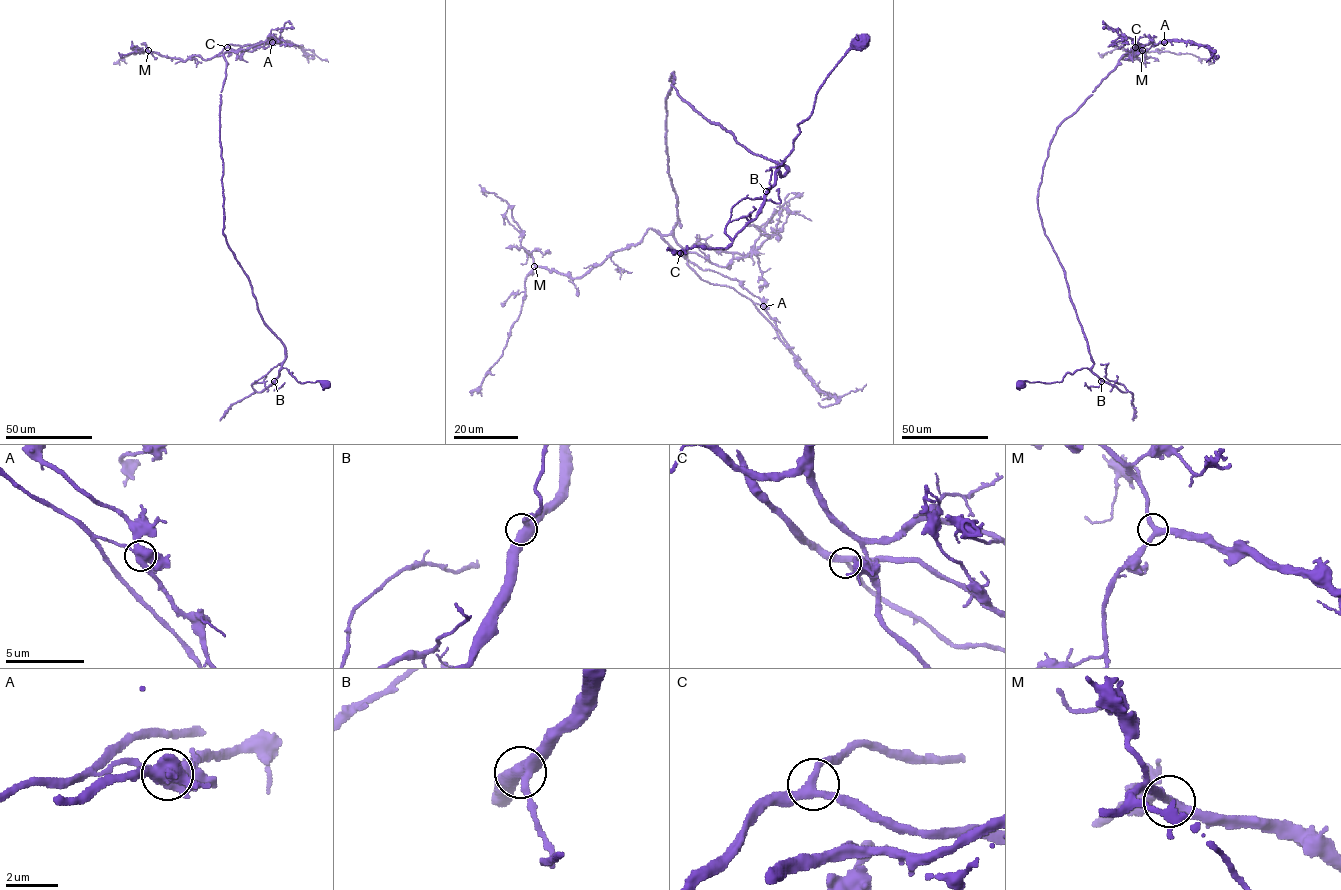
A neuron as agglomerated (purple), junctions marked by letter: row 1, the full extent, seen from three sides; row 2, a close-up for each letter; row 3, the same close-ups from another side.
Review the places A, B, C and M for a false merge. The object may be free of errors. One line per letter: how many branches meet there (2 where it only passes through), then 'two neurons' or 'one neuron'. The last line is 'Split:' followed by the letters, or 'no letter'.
A: 3 branches meet; two neurons
B: 3 branches meet; one neuron
C: 3 branches meet; one neuron
M: 3 branches meet; one neuron
Split: A

